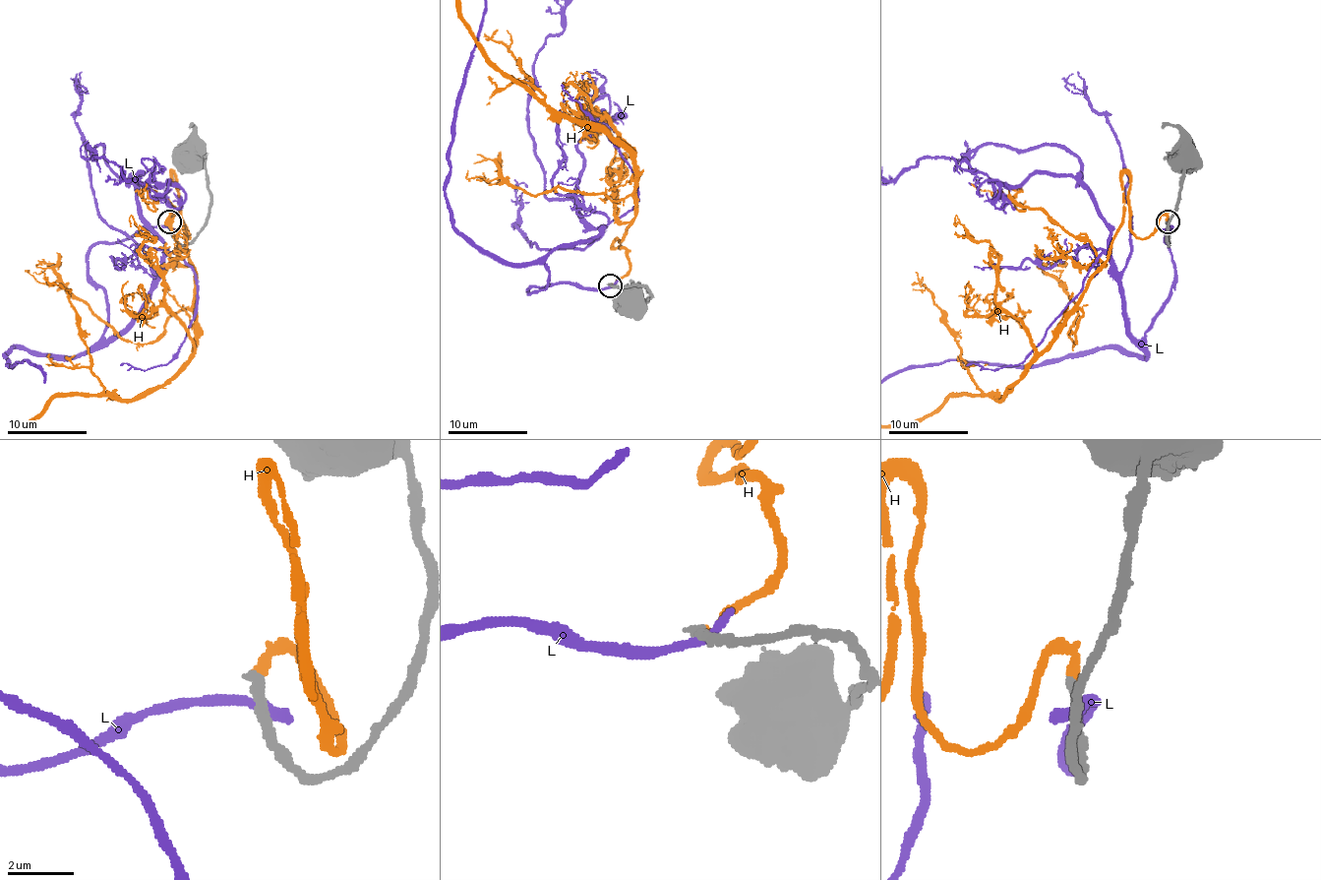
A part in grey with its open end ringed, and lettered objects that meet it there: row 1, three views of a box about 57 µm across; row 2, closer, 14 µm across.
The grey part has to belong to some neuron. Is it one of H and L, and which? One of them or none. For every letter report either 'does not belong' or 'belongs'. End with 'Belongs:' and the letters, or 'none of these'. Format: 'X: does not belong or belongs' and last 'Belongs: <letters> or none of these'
H: belongs
L: does not belong
Belongs: H

